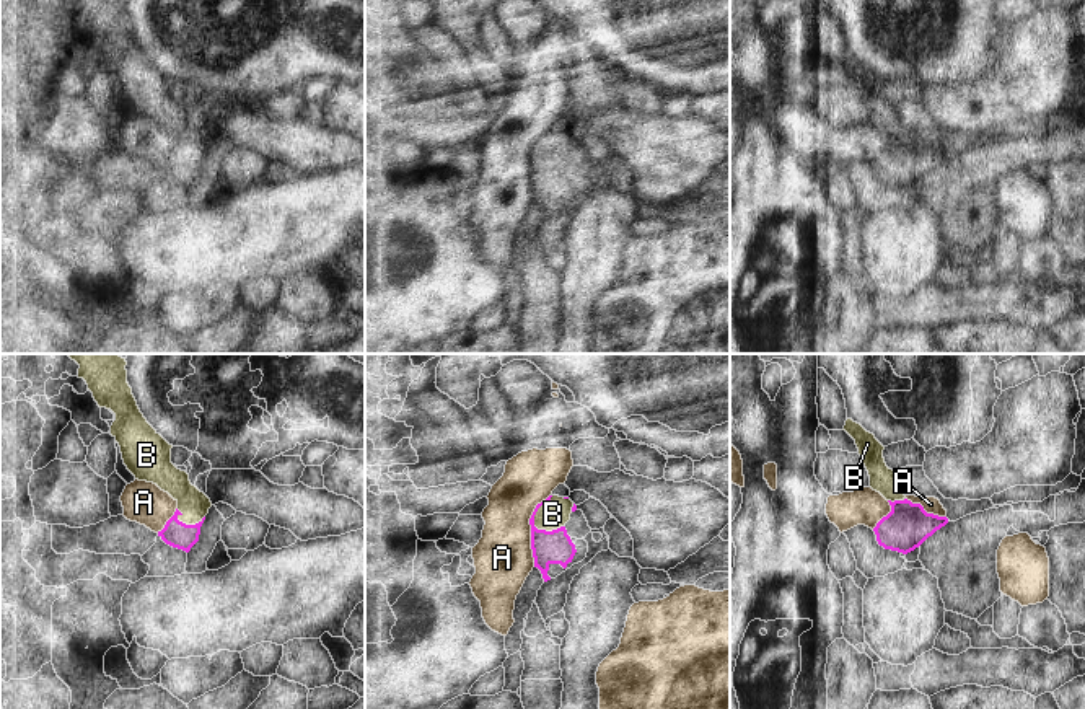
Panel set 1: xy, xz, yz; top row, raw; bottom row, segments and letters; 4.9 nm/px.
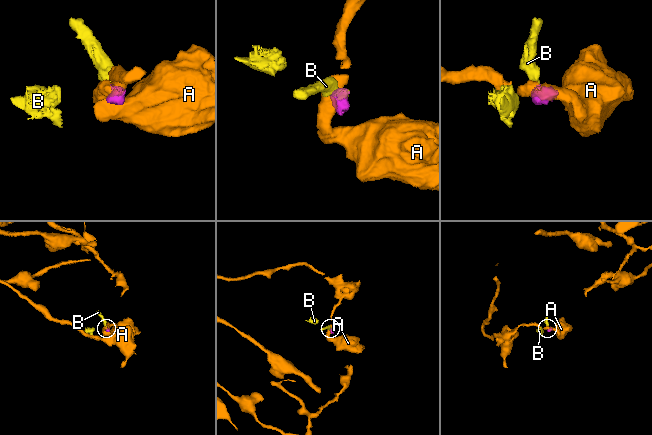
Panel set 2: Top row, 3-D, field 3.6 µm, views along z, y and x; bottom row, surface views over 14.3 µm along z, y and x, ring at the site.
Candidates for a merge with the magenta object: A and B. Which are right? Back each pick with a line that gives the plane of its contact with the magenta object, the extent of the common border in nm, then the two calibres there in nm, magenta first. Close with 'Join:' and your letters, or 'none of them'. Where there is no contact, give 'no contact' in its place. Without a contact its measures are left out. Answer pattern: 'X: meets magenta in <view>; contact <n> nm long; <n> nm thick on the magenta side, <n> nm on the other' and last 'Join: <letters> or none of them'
B: meets magenta in xz; contact 190 nm long; 160 nm thick on the magenta side, 150 nm on the other
Join: B

